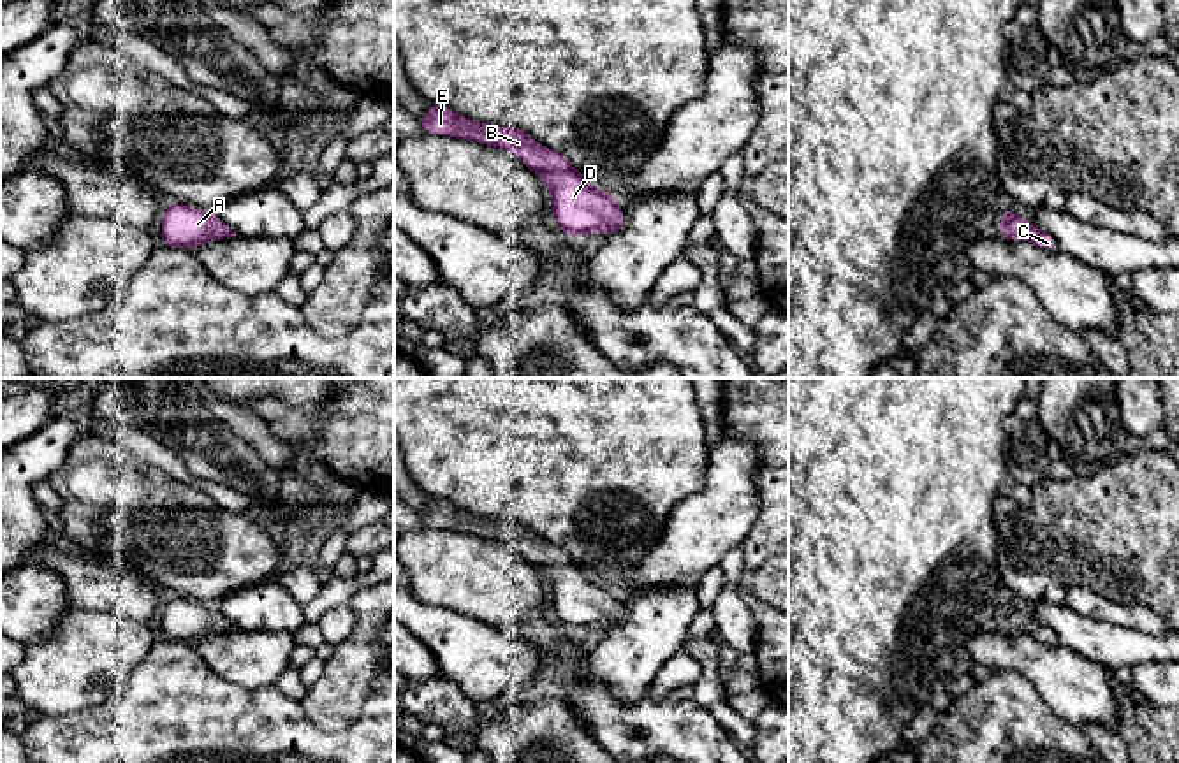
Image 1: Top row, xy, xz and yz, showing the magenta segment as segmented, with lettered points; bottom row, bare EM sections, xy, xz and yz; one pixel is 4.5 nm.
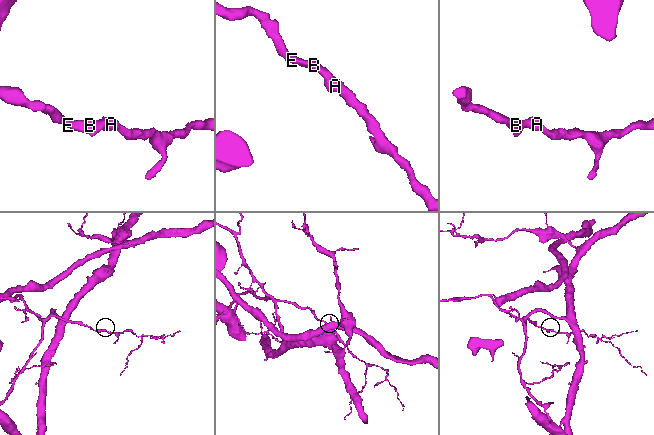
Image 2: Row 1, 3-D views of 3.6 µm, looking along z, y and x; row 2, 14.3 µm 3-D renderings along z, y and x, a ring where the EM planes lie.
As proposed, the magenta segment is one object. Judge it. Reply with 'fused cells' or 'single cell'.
single cell

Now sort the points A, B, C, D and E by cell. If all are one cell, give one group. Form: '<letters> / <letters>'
A B C D E

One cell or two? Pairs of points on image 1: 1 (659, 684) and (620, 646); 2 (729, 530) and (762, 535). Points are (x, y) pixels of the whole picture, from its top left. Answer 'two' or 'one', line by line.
1: two
2: two

